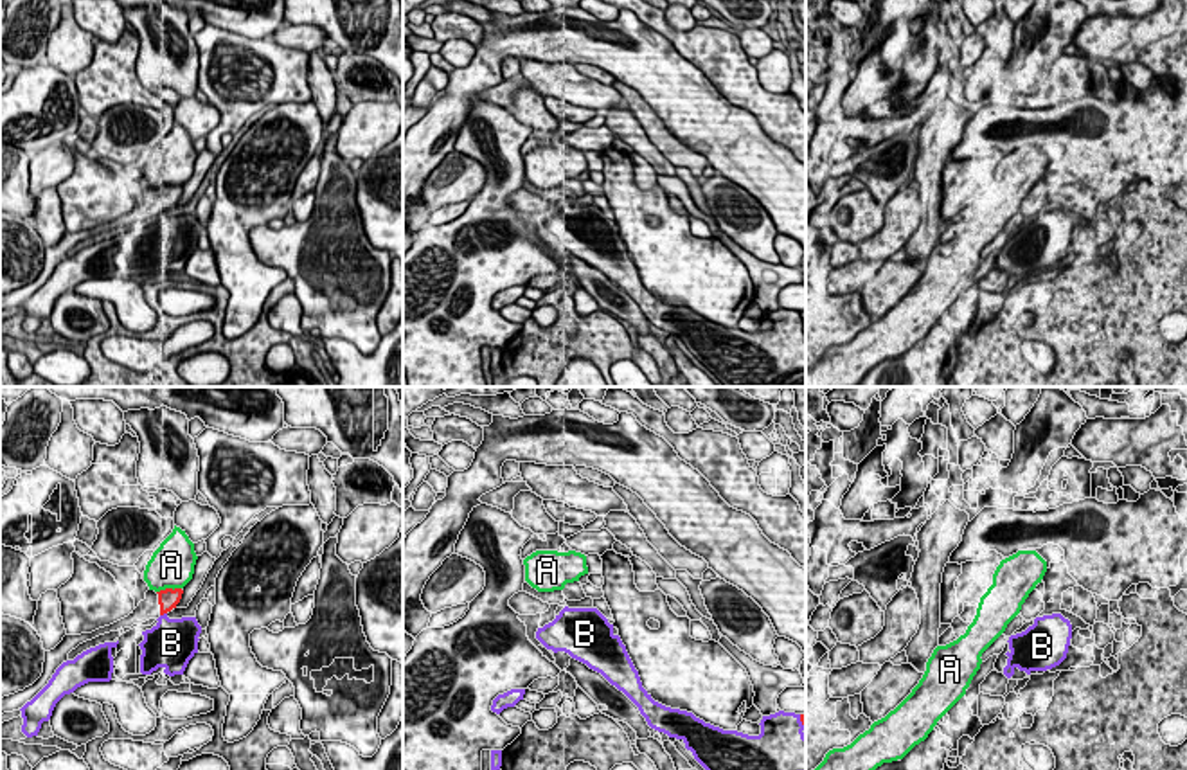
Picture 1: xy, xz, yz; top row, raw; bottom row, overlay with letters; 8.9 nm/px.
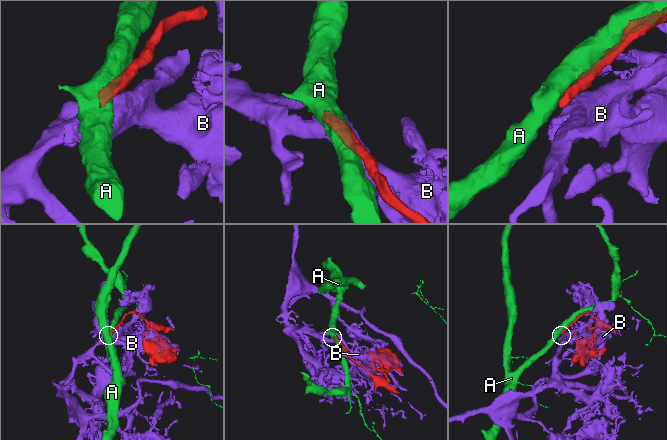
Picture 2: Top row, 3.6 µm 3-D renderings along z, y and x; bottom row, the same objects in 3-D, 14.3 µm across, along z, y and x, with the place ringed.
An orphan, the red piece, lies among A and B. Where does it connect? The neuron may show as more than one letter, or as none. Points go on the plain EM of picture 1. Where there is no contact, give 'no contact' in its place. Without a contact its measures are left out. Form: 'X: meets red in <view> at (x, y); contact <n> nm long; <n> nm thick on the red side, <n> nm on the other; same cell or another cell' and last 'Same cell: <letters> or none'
A: meets red in xy at (168, 186); contact 220 nm long; 190 nm thick on the red side, 400 nm on the other; another cell
B: meets red in xy at (162, 211); contact 70 nm long; 190 nm thick on the red side, 380 nm on the other; another cell
Same cell: none

